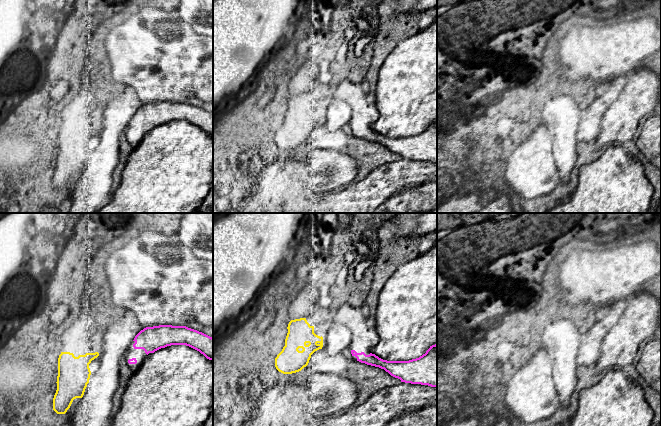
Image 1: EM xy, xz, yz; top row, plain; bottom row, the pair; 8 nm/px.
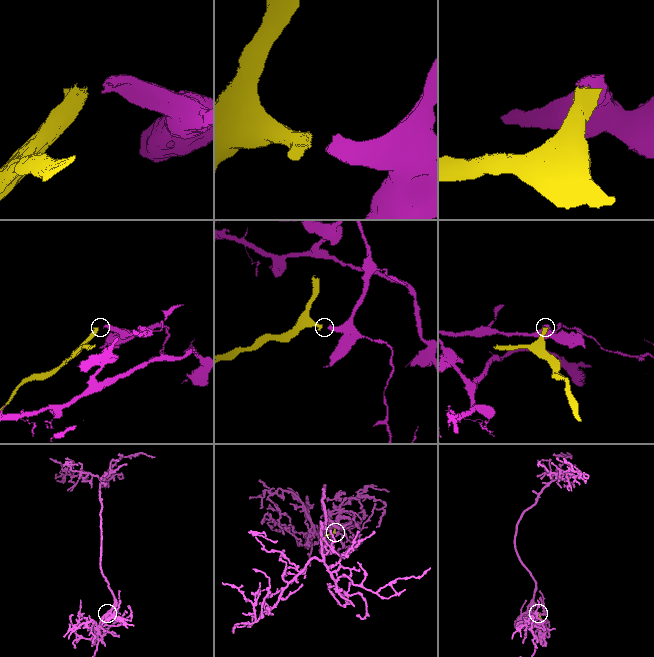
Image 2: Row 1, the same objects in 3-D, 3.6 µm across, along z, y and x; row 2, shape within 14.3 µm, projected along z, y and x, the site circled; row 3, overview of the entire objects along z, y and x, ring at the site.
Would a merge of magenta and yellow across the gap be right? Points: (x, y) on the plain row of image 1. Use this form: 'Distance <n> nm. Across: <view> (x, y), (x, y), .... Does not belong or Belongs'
Distance 240 nm. Across: xz (351, 126), (322, 122). Does not belong

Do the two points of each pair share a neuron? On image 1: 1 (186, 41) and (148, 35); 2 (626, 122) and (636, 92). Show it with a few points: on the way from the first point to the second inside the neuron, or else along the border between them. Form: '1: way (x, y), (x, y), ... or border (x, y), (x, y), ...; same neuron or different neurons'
1: way (177, 44), (157, 44); same neuron
2: way (626, 115), (626, 111), (636, 99); same neuron

